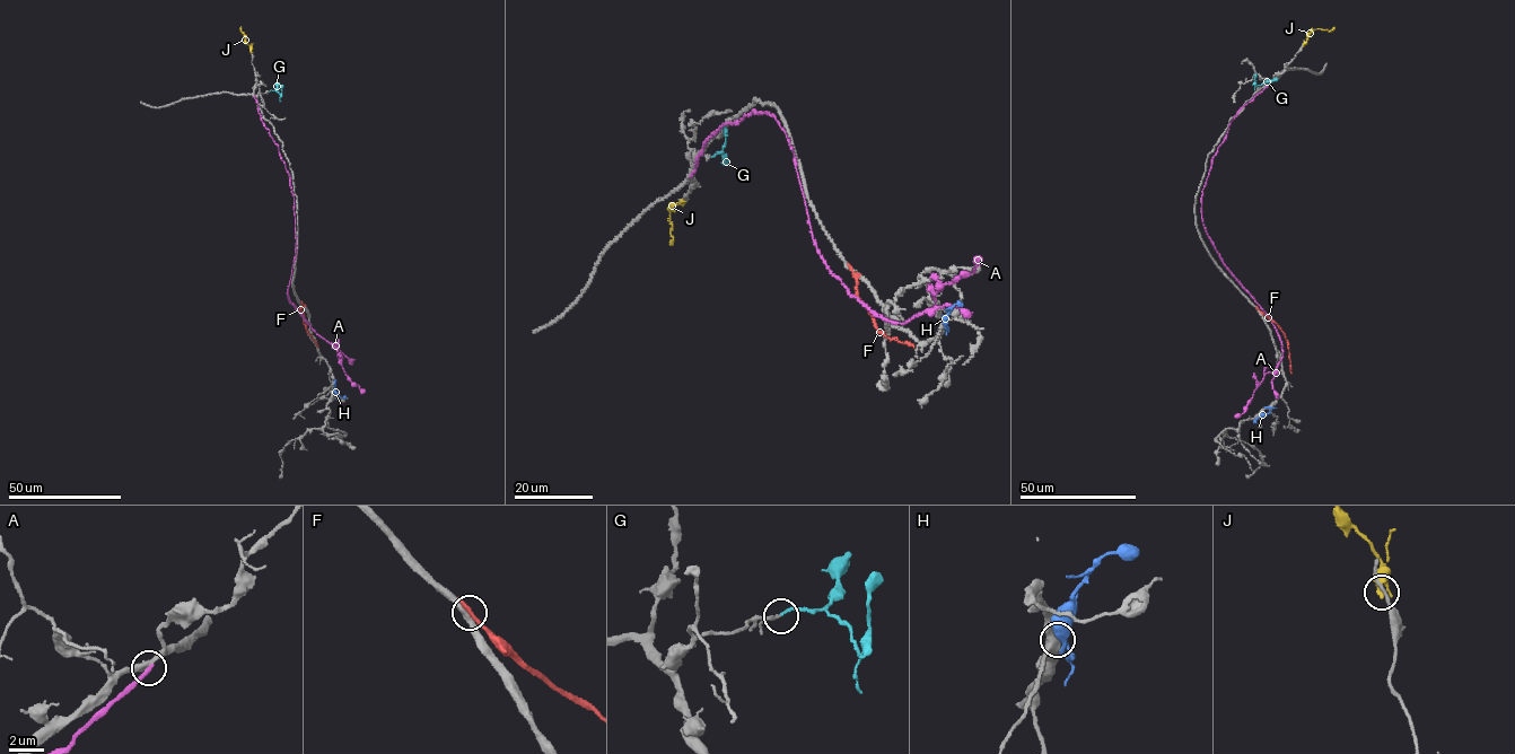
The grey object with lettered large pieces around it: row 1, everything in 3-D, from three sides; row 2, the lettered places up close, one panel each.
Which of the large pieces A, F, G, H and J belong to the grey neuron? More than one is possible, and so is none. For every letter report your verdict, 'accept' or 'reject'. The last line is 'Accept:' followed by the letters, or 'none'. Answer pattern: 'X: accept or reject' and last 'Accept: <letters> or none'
A: reject
F: reject
G: accept
H: reject
J: reject
Accept: G

